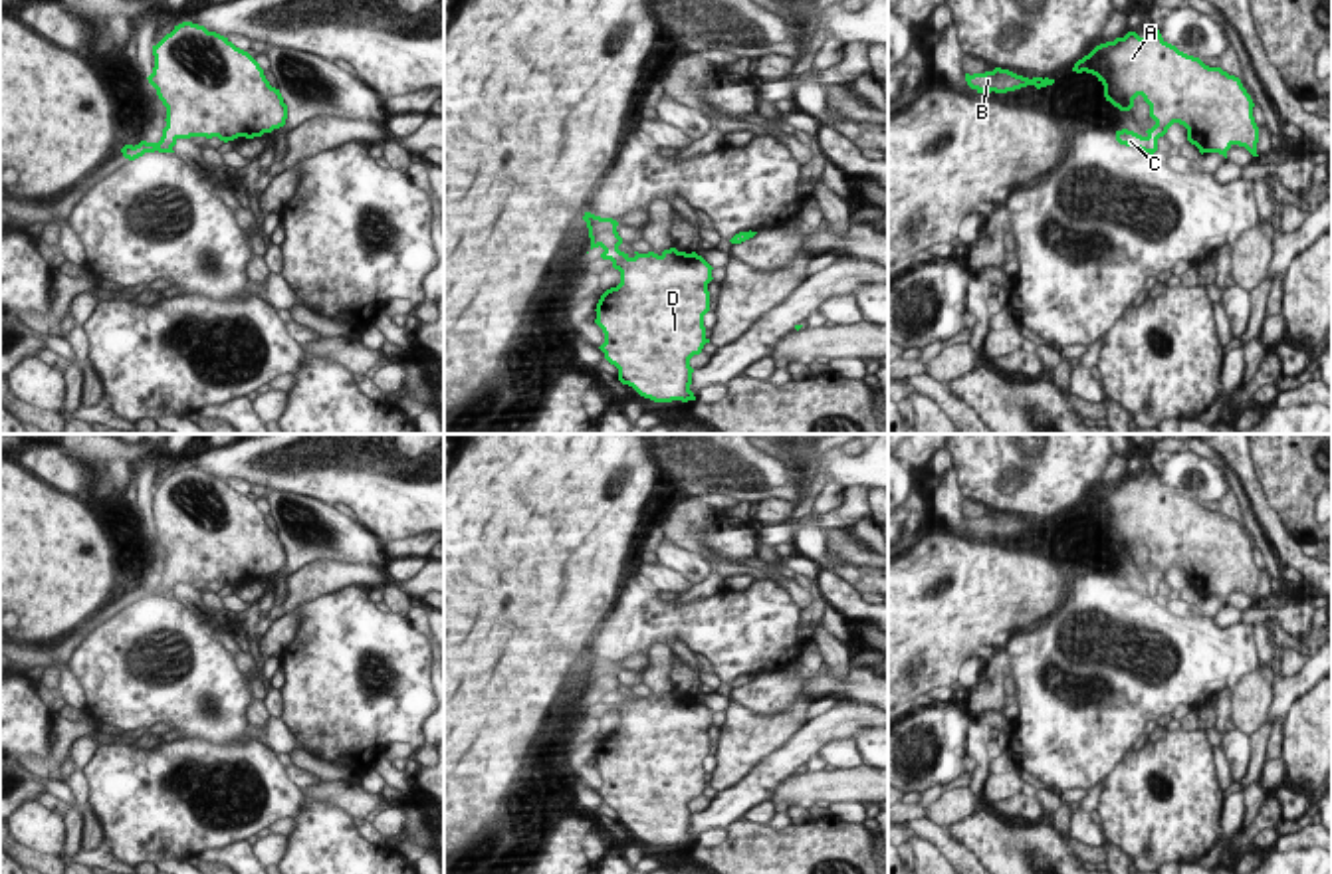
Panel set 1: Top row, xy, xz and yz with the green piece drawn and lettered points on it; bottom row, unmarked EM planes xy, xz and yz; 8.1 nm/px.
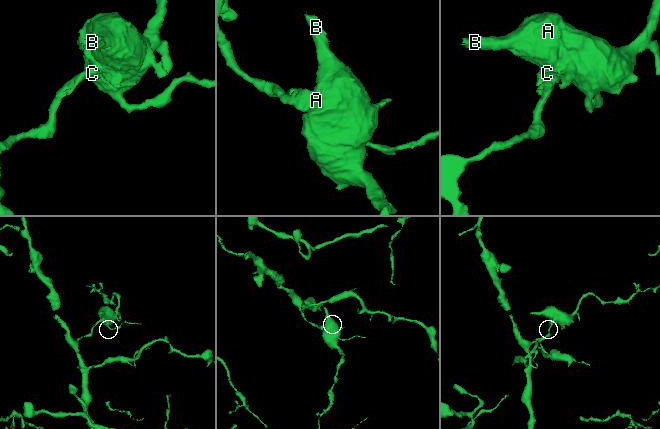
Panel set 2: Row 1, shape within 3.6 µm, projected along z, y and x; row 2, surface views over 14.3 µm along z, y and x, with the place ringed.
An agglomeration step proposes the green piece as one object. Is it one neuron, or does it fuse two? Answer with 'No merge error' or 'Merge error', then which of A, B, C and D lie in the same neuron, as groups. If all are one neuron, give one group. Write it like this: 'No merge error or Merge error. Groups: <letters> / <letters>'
Merge error. Groups: A B D / C.

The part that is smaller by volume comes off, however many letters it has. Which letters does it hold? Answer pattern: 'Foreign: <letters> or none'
Foreign: A, B, D

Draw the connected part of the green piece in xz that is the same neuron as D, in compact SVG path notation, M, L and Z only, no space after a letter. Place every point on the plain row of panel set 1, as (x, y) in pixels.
M618 692L601 698L620 715L620 727L607 733L597 747L595 767L605 777L599 791L605 803L618 813L618 824L632 830L640 840L654 846L696 844L690 834L692 817L690 803L700 799L706 781L704 759L710 755L708 727L712 710L696 696L686 698L676 692L630 702Z

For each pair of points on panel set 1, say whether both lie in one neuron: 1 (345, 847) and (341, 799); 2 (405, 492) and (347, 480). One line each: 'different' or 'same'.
1: different
2: same

